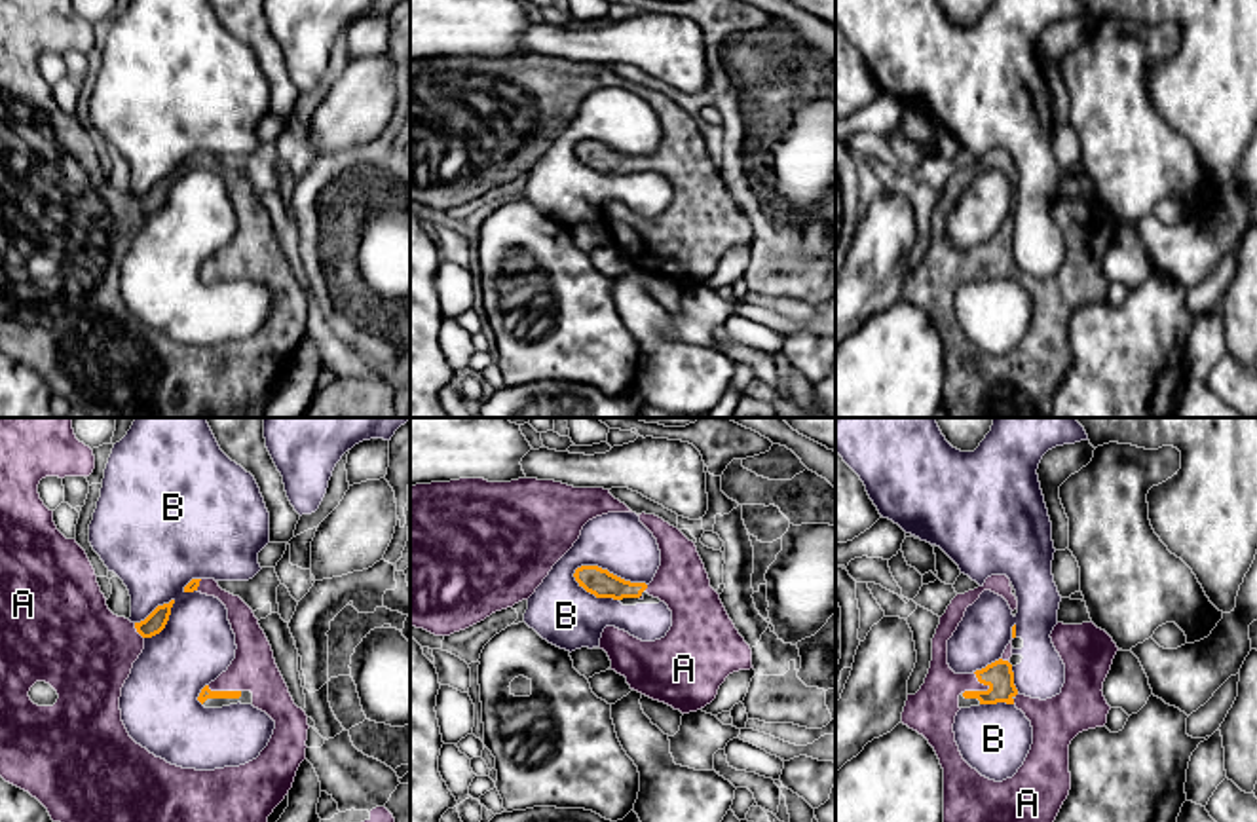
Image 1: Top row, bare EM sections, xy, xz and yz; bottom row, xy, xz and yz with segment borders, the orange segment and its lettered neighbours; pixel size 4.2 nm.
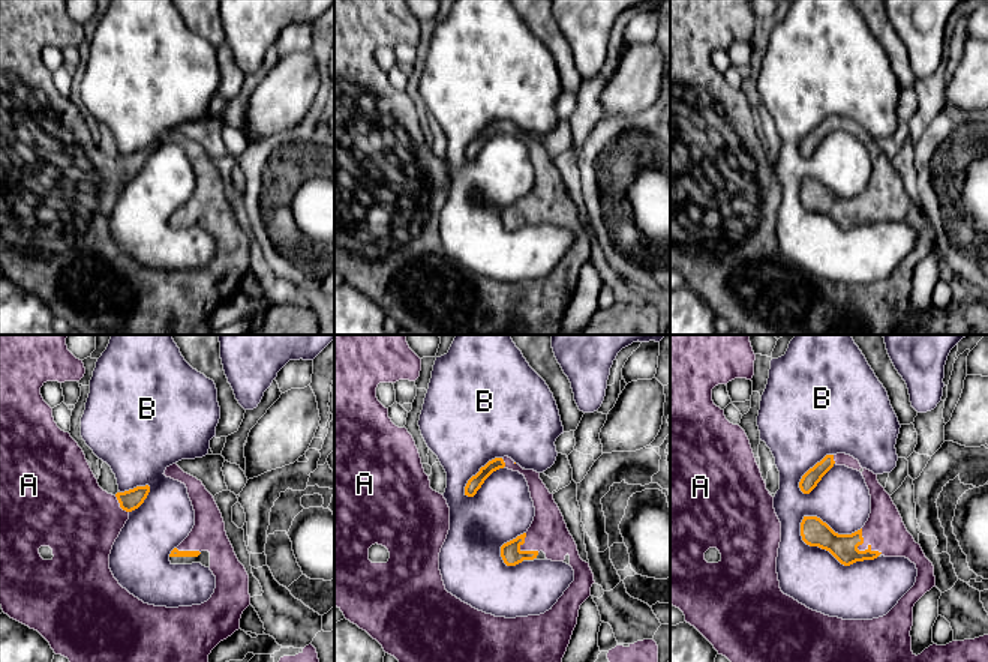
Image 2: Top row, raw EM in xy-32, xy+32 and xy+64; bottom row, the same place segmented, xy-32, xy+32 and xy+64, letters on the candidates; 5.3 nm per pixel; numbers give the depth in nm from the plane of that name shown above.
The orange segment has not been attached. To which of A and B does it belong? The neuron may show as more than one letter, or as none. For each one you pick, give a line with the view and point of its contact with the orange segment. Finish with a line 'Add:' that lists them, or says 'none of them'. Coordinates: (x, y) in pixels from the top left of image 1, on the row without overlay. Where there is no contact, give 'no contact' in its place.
A: contact yz (976, 266)
Add: A

